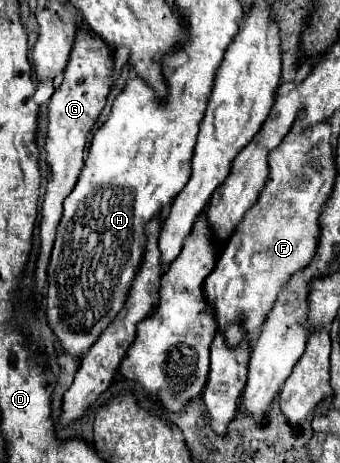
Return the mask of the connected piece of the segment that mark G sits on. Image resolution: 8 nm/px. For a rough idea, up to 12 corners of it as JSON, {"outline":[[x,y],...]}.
{"outline":[[79,21],[49,103],[37,299],[63,199],[111,91],[113,49]]}

